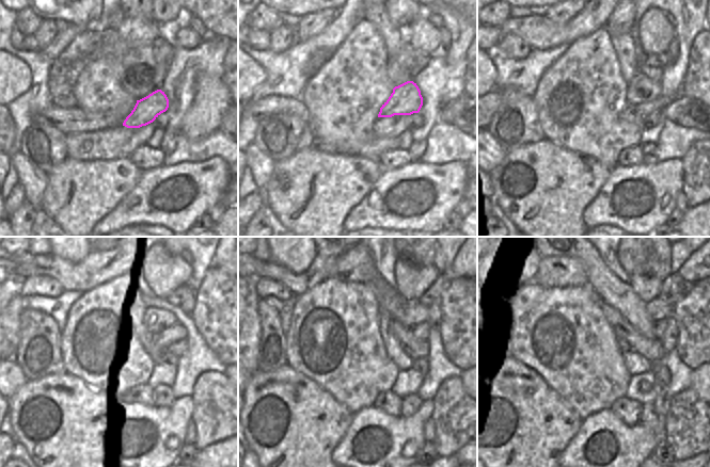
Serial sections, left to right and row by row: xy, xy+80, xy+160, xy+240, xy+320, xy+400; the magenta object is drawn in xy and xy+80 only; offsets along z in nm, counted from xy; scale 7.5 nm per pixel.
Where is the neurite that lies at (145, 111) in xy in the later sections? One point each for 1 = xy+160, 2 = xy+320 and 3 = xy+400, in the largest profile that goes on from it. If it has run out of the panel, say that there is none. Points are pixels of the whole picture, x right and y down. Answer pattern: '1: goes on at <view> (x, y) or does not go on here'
1: goes on at xy+160 (643, 89)
2: goes on at xy+320 (415, 312)
3: goes on at xy+400 (657, 309)

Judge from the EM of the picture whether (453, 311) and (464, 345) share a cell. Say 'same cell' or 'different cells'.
same cell

